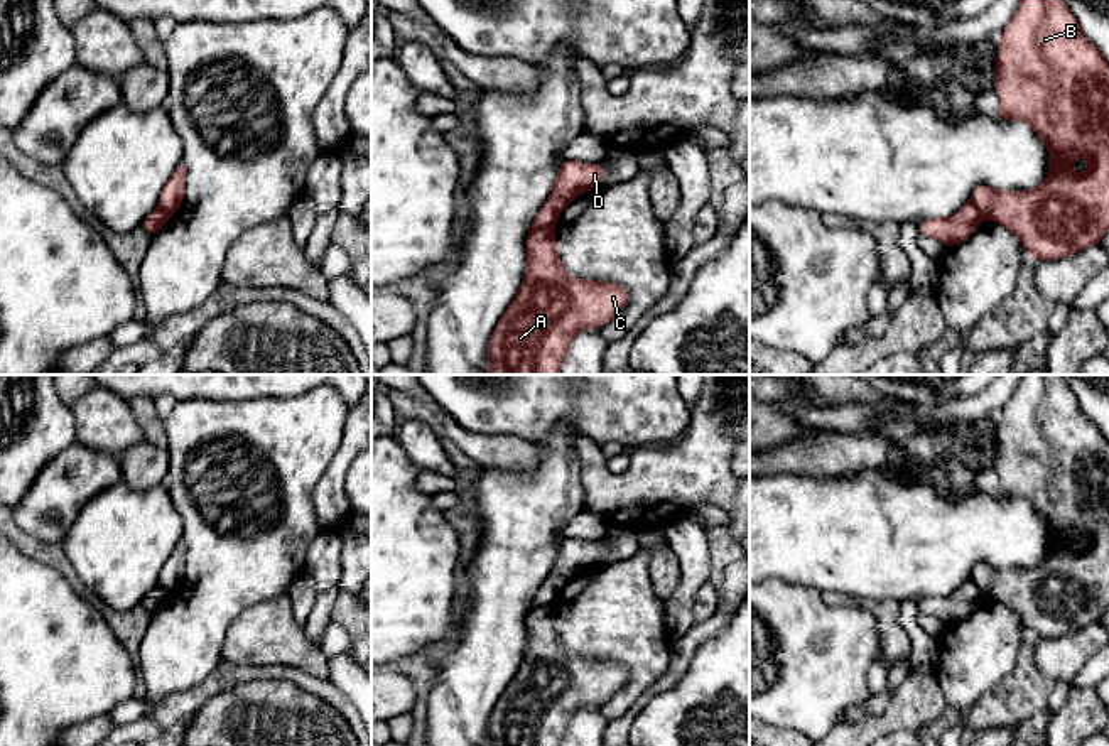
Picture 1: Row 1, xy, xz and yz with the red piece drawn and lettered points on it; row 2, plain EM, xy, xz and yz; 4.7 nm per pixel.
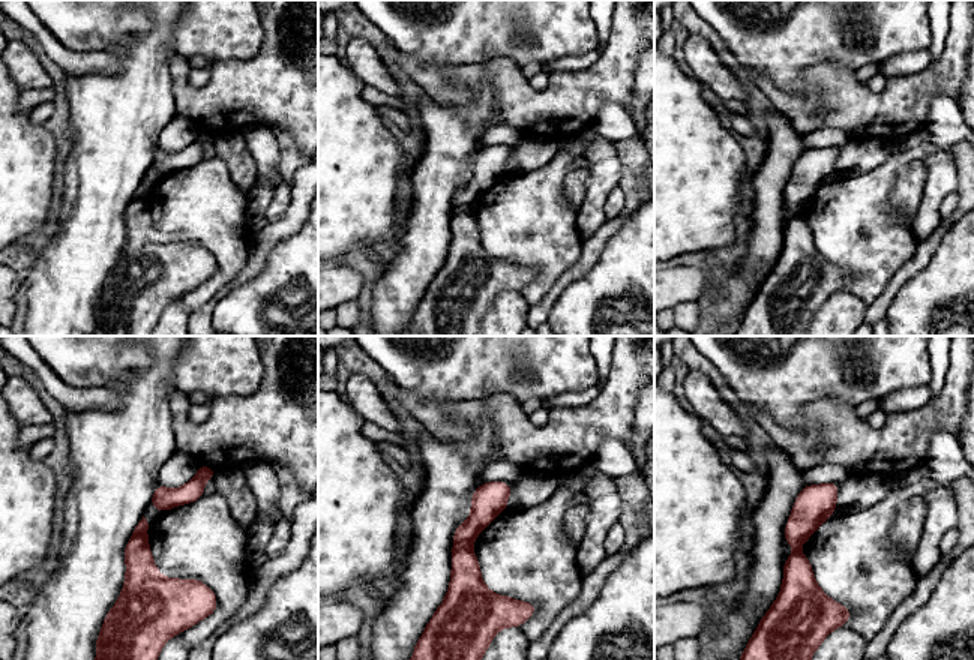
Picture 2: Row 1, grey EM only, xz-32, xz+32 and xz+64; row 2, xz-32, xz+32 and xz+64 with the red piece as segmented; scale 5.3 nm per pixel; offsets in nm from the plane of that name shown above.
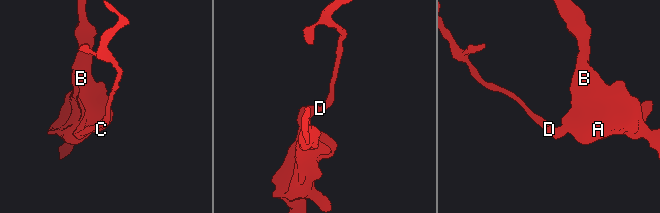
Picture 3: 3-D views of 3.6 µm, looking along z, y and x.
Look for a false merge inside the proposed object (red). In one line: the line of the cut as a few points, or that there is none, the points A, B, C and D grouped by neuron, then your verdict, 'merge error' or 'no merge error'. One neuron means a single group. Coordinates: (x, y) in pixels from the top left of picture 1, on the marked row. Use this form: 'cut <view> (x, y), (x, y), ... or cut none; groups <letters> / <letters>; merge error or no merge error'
cut xz (552, 223), (530, 233); groups A B C / D; merge error

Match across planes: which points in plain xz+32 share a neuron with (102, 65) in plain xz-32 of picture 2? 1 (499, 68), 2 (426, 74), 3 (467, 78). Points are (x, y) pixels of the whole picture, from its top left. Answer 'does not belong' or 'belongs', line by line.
1: belongs
2: belongs
3: belongs

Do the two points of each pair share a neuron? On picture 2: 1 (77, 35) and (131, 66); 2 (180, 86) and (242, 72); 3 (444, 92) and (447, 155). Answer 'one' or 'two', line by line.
1: two
2: one
3: two

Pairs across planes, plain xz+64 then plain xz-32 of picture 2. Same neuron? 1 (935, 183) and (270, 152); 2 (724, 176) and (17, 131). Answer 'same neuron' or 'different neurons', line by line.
1: same neuron
2: same neuron

